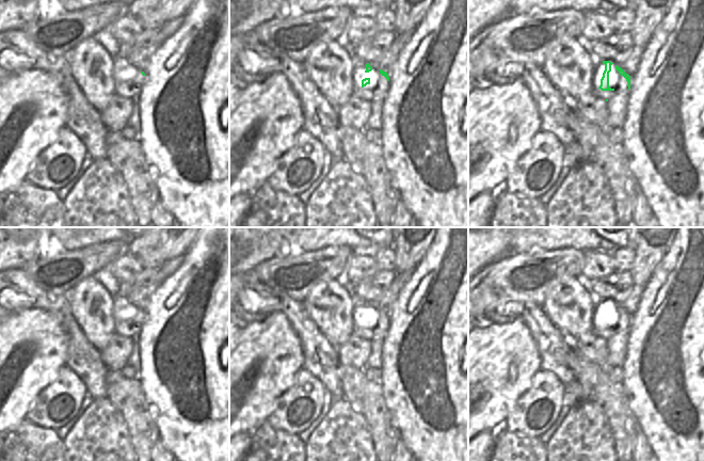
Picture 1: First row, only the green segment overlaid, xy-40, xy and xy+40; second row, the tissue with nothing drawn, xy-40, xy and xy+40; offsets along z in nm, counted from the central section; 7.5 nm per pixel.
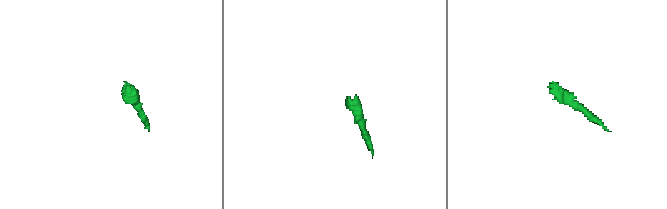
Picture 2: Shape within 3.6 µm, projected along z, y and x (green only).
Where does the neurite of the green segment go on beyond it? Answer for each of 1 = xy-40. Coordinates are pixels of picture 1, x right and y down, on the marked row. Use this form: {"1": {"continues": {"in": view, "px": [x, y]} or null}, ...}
{"1": {"continues": null}}

